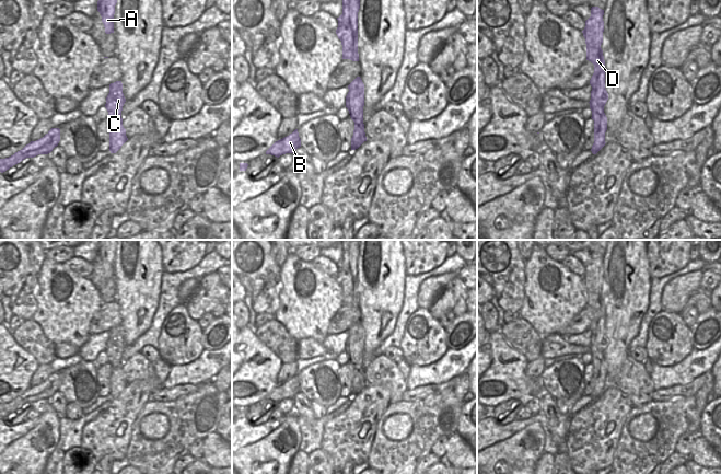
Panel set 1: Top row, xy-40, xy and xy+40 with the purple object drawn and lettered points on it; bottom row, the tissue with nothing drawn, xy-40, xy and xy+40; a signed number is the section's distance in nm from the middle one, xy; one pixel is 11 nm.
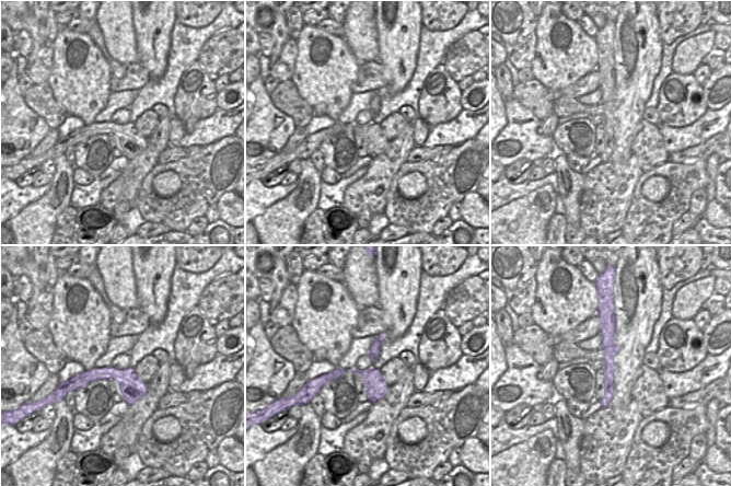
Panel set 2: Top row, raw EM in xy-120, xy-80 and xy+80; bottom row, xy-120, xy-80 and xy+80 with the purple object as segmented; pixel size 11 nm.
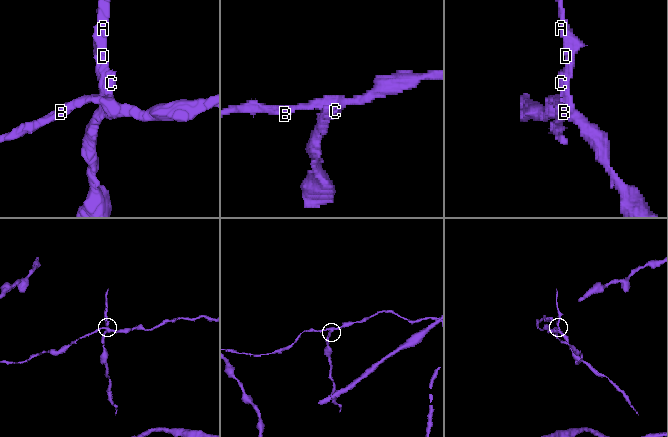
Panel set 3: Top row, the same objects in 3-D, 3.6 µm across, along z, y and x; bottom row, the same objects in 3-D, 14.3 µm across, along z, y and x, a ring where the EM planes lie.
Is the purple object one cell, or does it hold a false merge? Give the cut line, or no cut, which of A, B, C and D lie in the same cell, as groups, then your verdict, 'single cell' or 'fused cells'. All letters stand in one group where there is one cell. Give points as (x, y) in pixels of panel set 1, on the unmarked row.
xy-40 (121, 365), (113, 368) | A C D / B | fused cells

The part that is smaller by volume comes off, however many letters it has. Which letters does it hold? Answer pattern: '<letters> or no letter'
A, C, D

